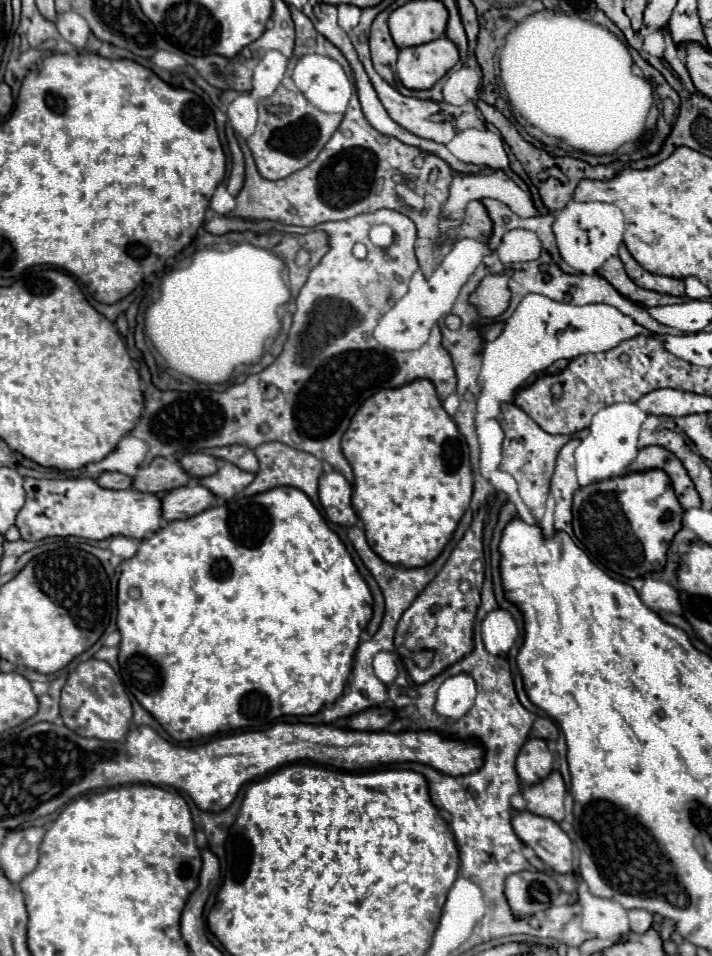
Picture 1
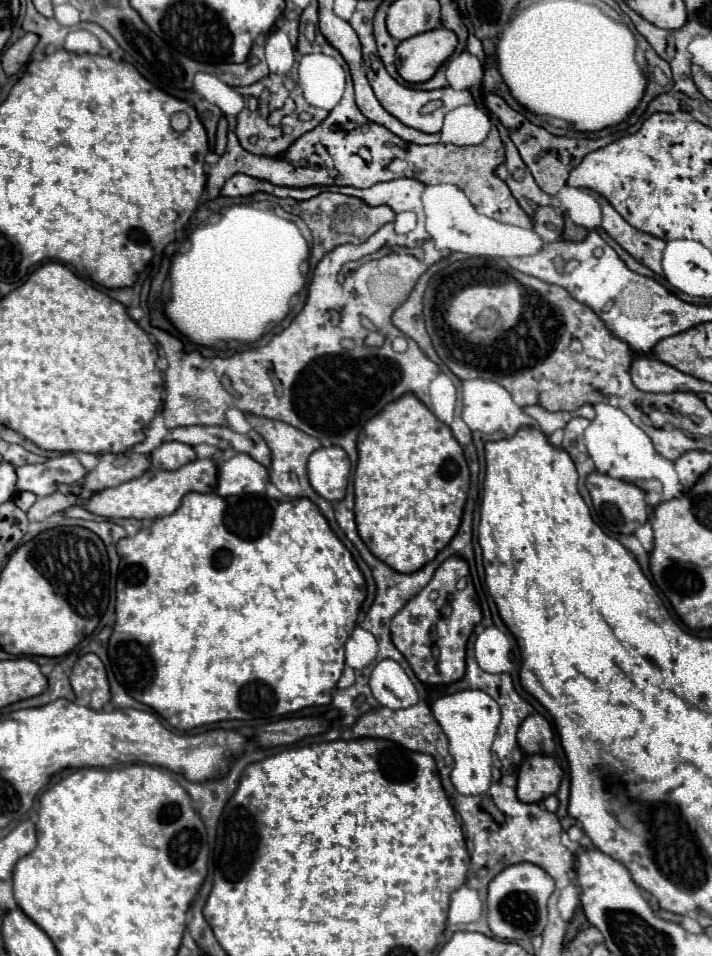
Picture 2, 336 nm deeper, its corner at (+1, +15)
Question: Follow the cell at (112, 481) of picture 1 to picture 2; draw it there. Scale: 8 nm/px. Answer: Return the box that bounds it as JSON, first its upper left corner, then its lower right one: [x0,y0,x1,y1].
[15,455,85,495]

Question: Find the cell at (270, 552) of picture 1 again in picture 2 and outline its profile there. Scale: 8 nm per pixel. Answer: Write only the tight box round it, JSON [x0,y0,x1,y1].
[109,493,365,731]

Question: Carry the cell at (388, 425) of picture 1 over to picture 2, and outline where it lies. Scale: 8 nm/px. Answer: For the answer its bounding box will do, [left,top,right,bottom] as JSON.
[354,393,469,573]

